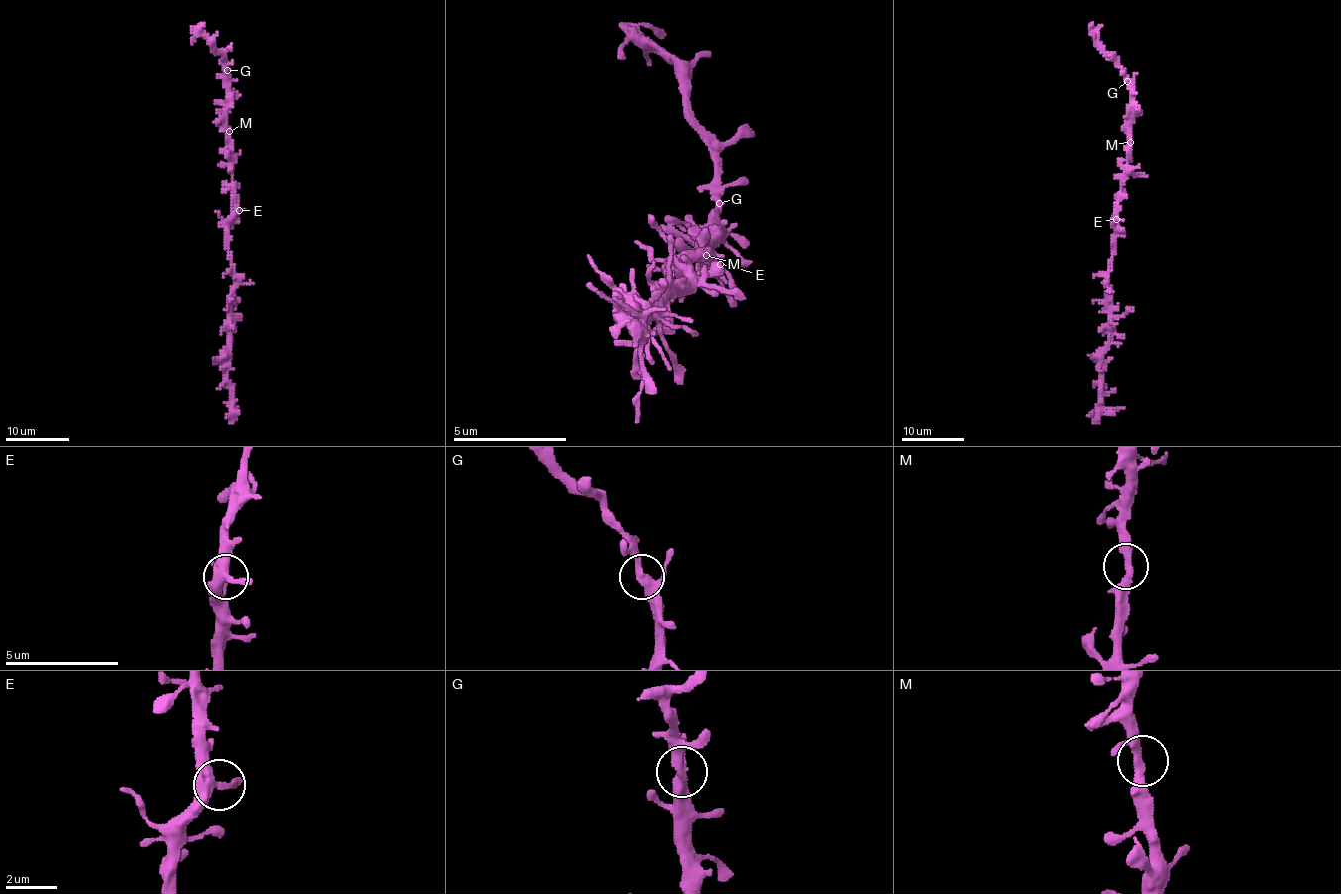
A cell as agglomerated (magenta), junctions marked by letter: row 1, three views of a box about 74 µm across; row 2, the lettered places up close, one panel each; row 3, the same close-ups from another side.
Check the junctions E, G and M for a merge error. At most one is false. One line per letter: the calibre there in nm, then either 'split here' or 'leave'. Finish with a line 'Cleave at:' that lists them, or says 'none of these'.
E: 320 nm thick; leave
G: 320 nm thick; leave
M: 280 nm thick; leave
Cleave at: none of these

